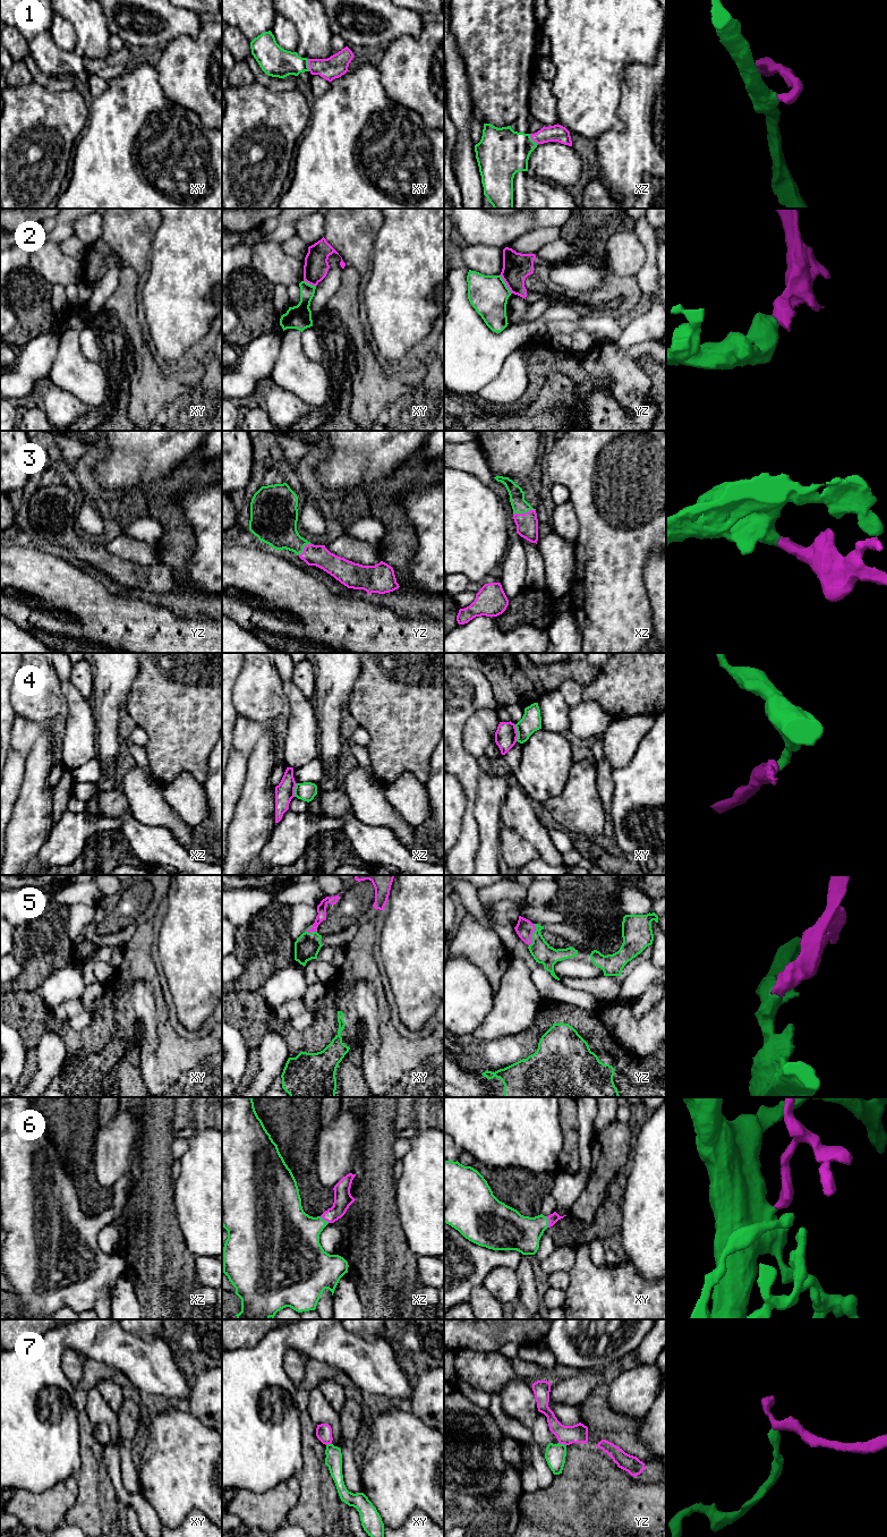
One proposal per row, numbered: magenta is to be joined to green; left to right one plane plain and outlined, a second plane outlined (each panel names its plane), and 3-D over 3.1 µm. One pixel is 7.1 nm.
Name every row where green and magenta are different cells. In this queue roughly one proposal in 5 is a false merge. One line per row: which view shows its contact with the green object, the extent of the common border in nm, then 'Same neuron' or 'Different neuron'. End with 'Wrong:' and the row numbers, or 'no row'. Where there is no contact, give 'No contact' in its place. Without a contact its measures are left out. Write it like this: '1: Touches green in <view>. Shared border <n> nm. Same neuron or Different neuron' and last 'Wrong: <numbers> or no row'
1: Touches green in xy. Shared border 90 nm. Same neuron
2: Touches green in yz. Shared border 160 nm. Different neuron
3: Touches green in xz. Shared border 160 nm. Same neuron
4: Touches green in xy. Shared border 120 nm. Different neuron
5: Touches green in yz. Shared border 170 nm. Same neuron
6: Touches green in xy. Shared border 80 nm. Same neuron
7: Touches green in yz. Shared border 60 nm. Different neuron
Wrong: 2, 4, 7

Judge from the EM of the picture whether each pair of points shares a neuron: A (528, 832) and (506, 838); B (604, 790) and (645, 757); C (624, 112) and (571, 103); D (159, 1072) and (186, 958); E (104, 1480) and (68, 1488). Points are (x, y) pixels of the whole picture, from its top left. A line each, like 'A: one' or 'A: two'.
A: two
B: two
C: two
D: two
E: two

